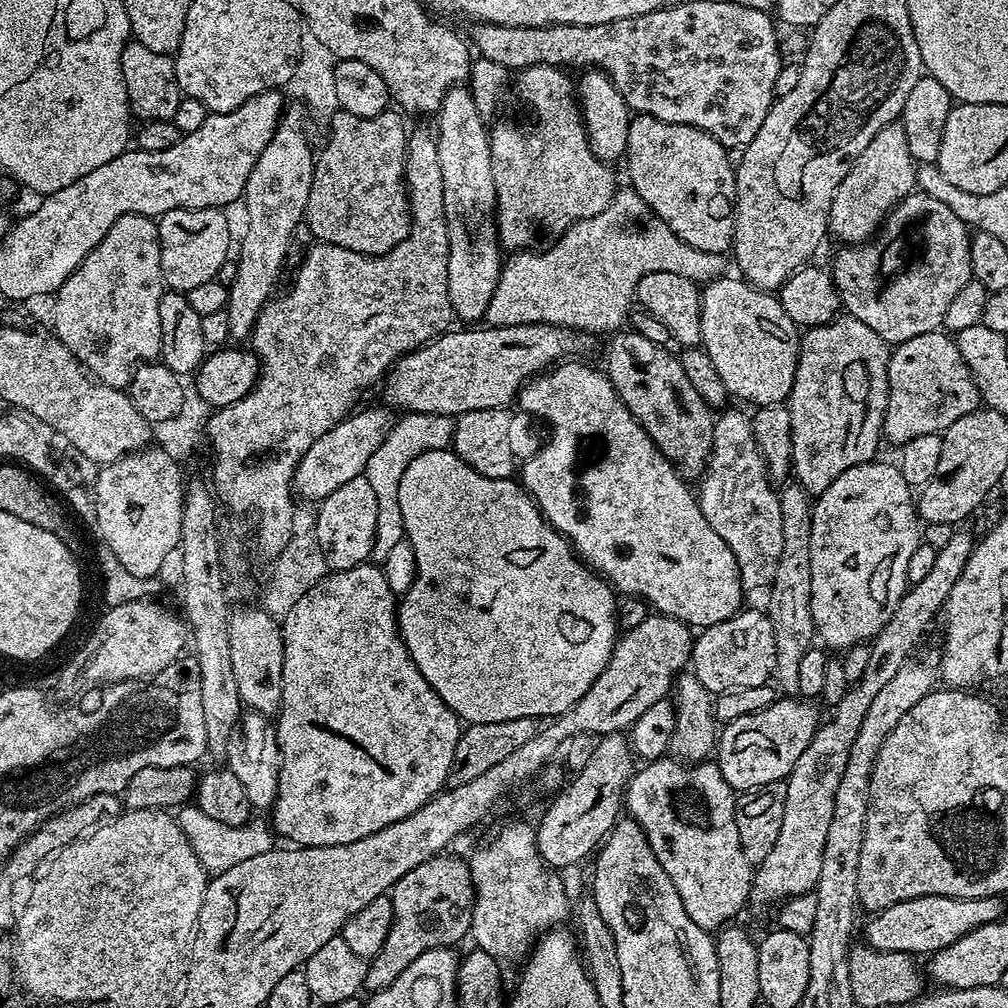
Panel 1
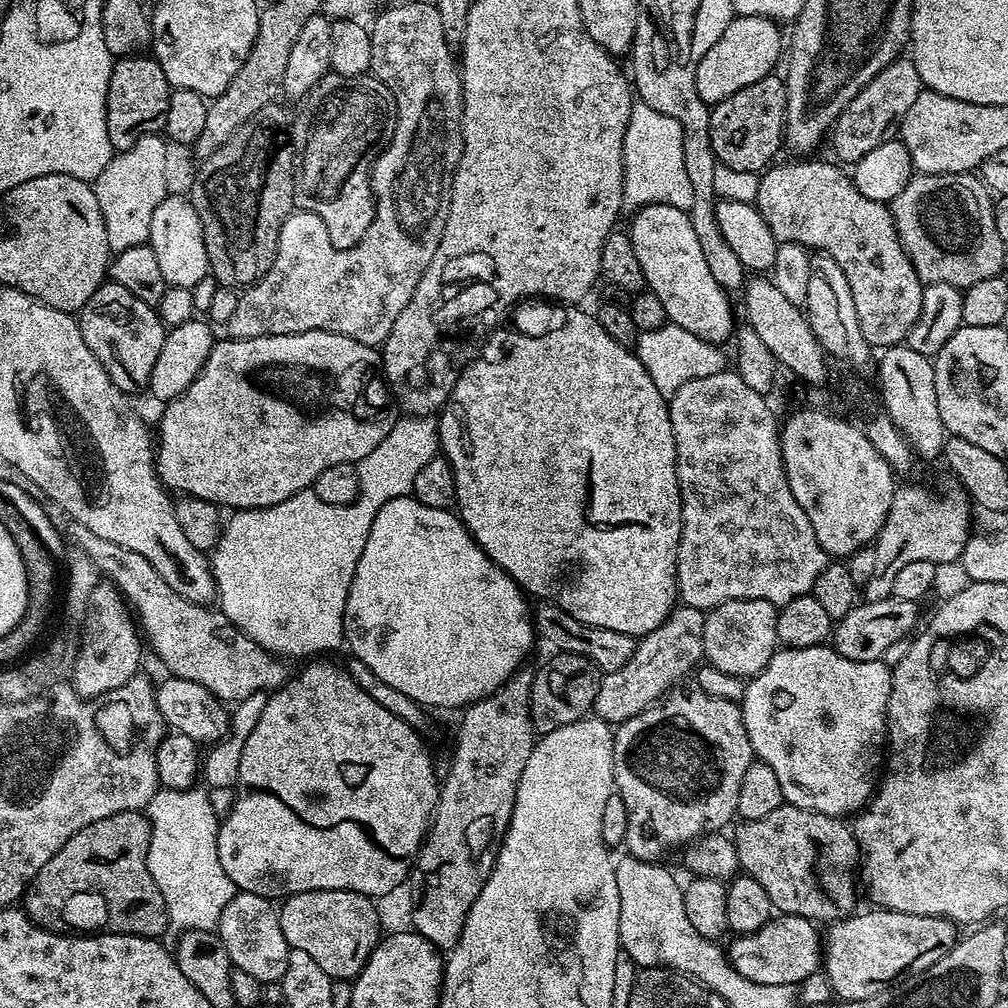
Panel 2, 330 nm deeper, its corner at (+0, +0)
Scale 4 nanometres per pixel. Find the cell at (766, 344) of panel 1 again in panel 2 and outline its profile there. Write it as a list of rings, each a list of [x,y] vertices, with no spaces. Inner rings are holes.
[[[645,204],[631,213],[632,225],[626,228],[628,237],[634,246],[634,258],[638,258],[638,266],[642,266],[644,283],[647,291],[658,294],[666,309],[669,321],[682,326],[682,330],[690,330],[690,334],[698,334],[706,342],[717,346],[723,345],[724,339],[731,337],[734,332],[732,324],[732,304],[728,301],[729,293],[714,280],[702,254],[701,243],[694,234],[688,212],[673,204]]]

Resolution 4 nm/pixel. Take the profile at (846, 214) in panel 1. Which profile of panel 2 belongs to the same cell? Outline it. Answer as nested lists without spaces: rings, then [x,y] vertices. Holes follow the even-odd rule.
[[[897,58],[894,62],[890,62],[890,66],[882,69],[870,82],[866,82],[866,86],[862,86],[862,90],[858,90],[850,106],[842,110],[842,114],[833,124],[830,144],[832,140],[832,148],[837,156],[835,159],[841,165],[855,166],[862,157],[870,154],[870,150],[874,150],[874,146],[889,139],[891,132],[888,131],[891,128],[893,131],[899,125],[906,110],[914,103],[914,98],[918,98],[921,91],[920,75],[910,58]]]

